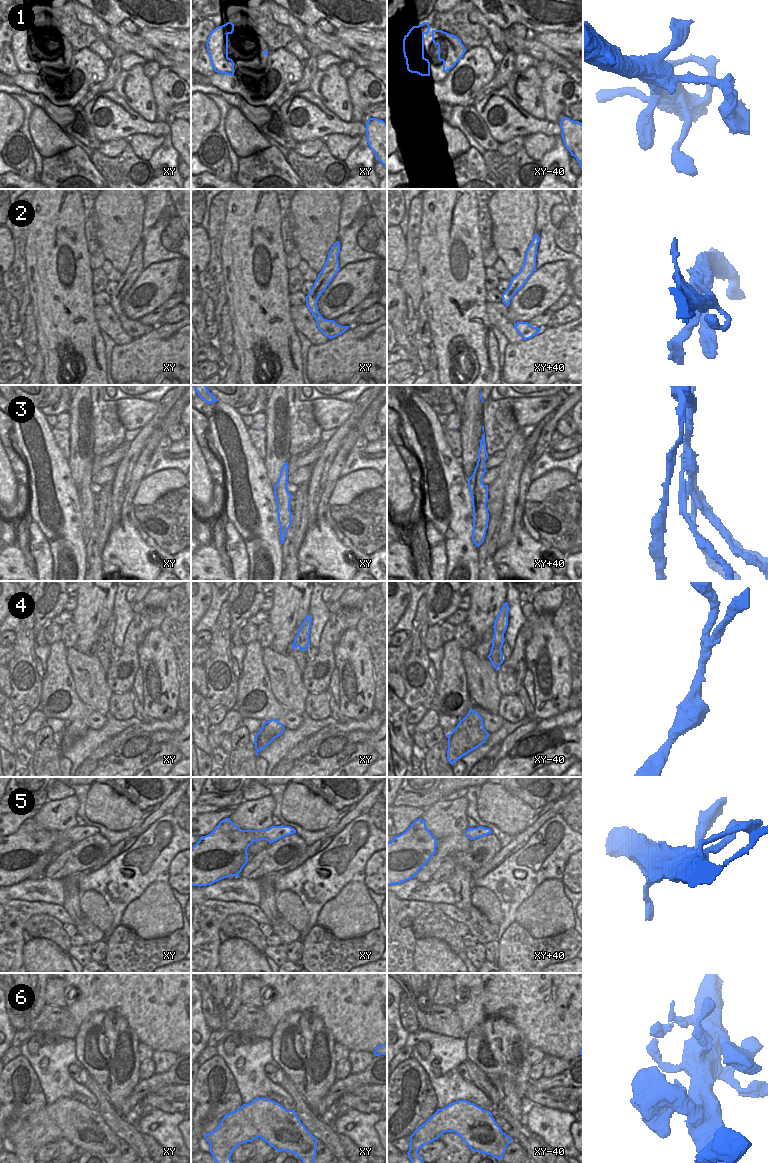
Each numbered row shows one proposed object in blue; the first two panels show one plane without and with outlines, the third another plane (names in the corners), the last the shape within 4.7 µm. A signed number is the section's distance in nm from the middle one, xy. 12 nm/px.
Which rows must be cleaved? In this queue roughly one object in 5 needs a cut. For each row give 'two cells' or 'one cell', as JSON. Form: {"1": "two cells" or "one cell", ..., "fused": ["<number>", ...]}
{"1": "one cell", "2": "one cell", "3": "two cells", "4": "two cells", "5": "one cell", "6": "two cells", "fused": ["3", "4", "6"]}

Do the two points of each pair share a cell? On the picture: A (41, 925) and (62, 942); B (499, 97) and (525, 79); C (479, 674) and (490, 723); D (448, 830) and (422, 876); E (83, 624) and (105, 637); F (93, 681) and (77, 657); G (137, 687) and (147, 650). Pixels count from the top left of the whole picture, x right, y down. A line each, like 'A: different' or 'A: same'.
A: same
B: different
C: different
D: same
E: different
F: same
G: different

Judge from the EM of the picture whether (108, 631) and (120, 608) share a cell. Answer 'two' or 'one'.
two

